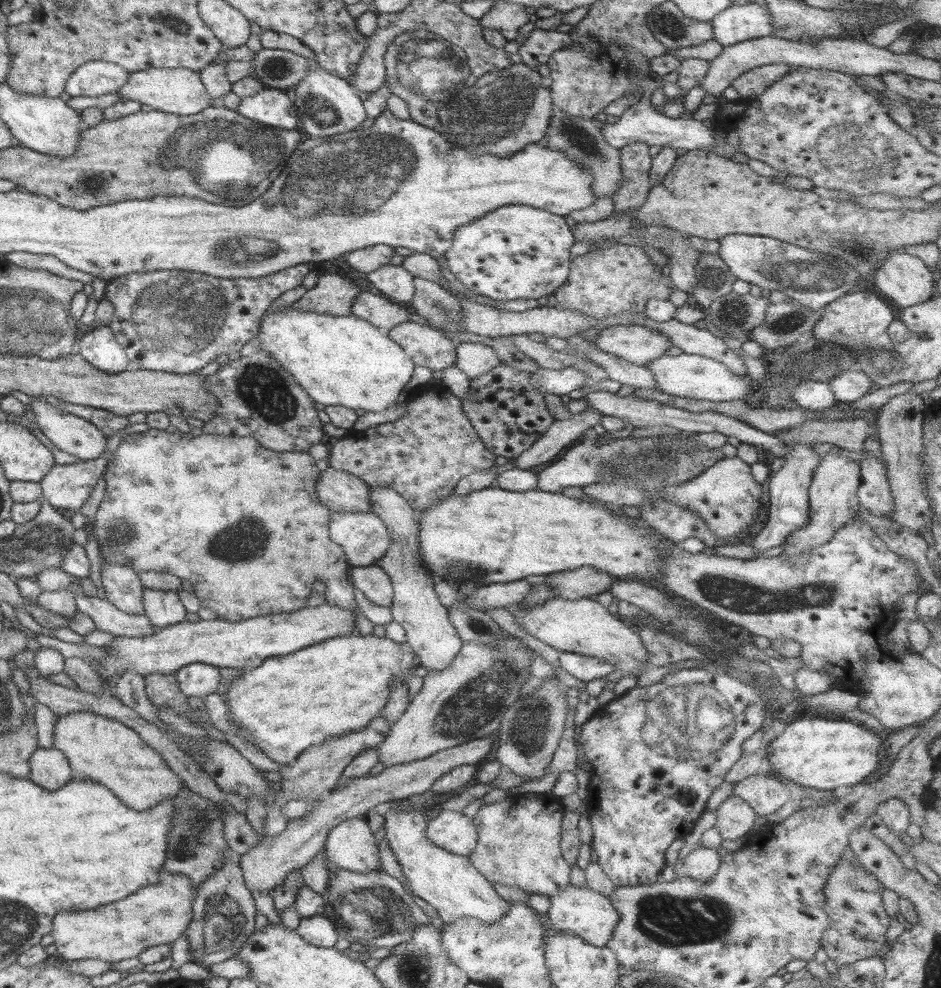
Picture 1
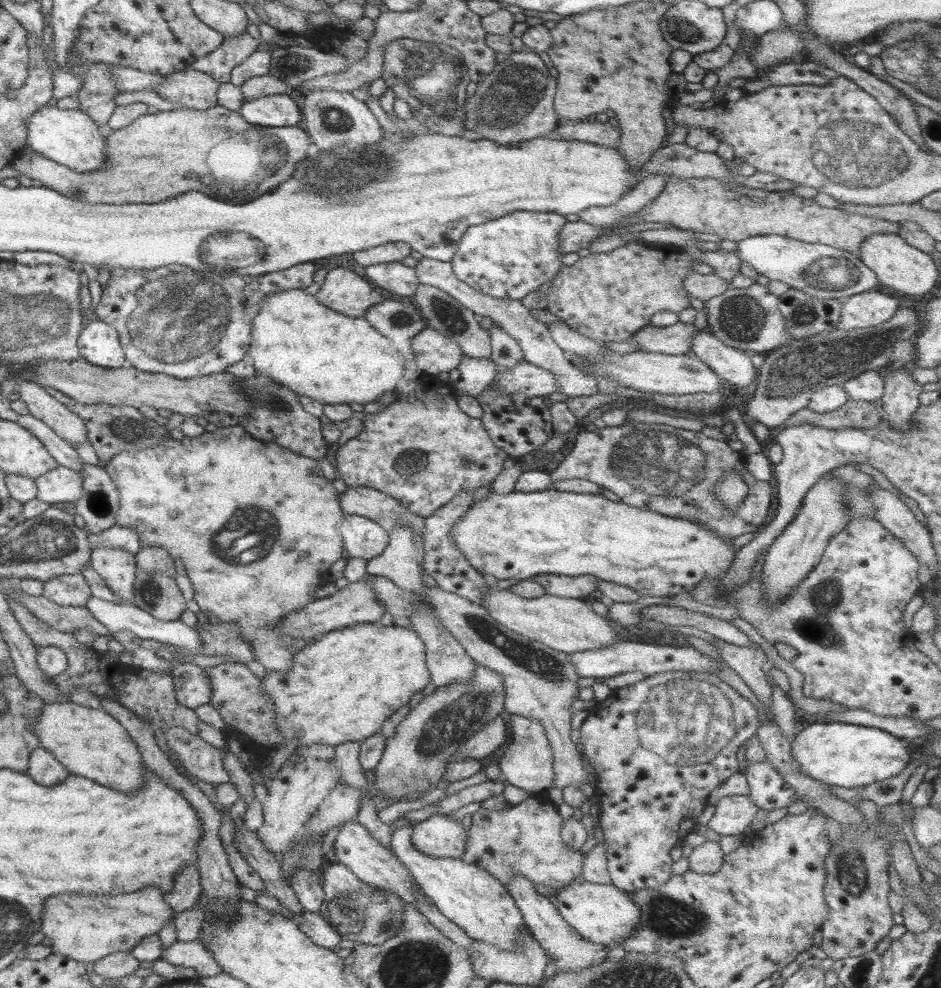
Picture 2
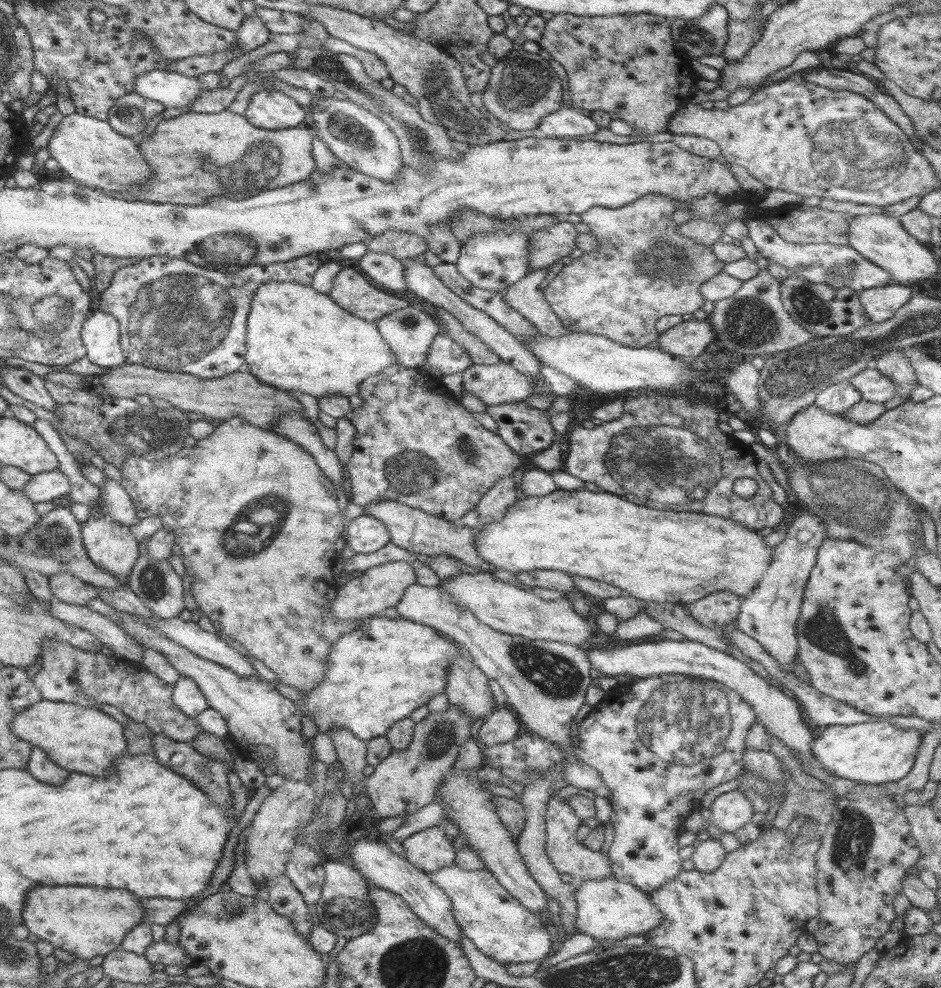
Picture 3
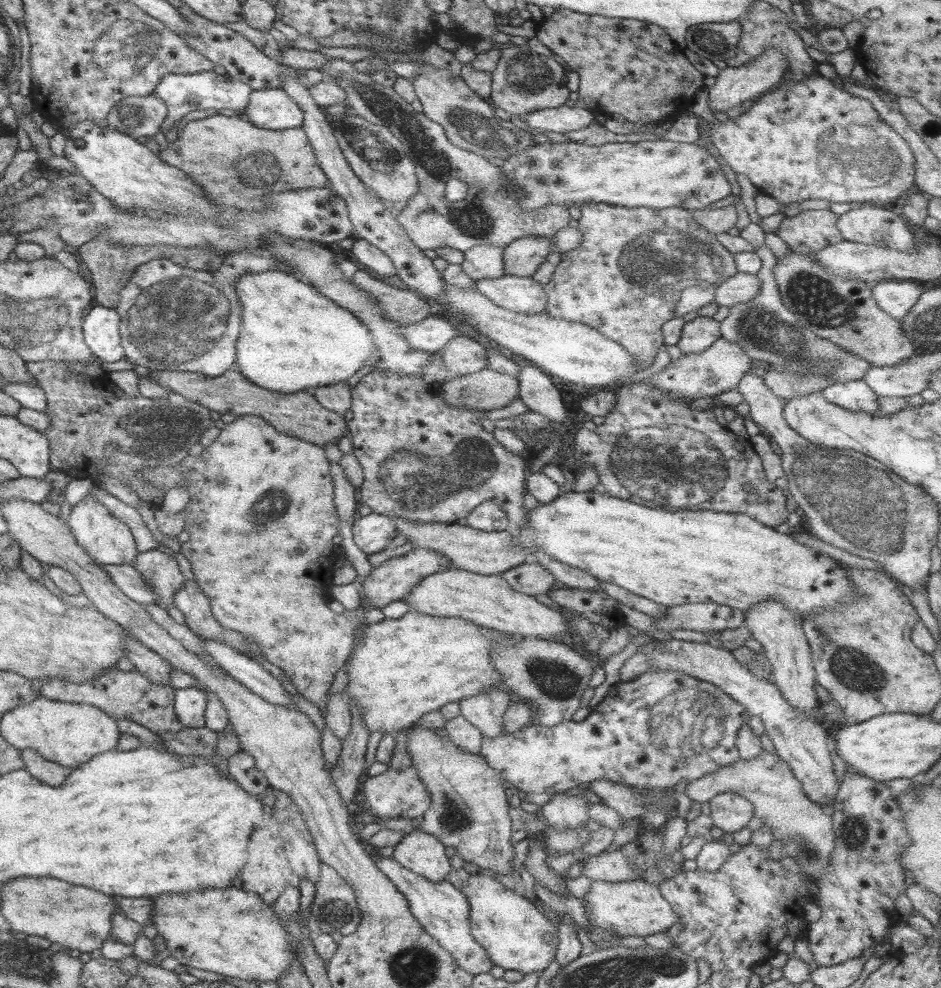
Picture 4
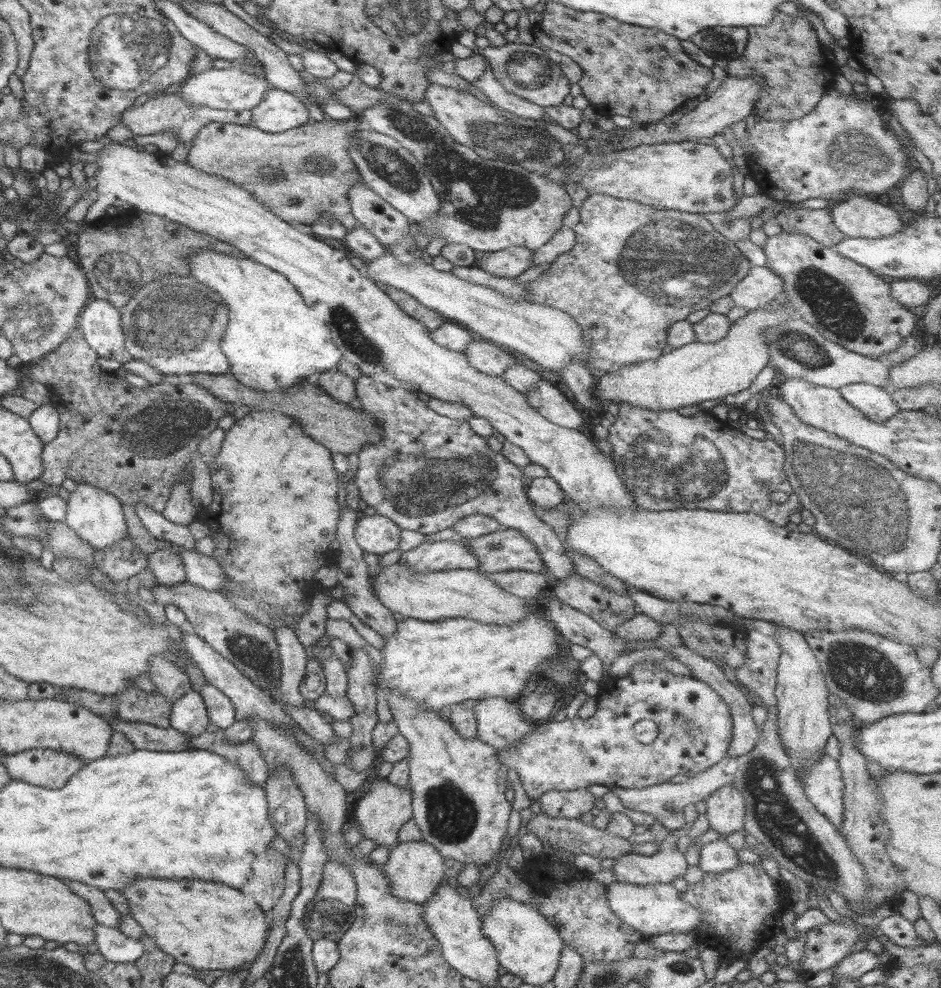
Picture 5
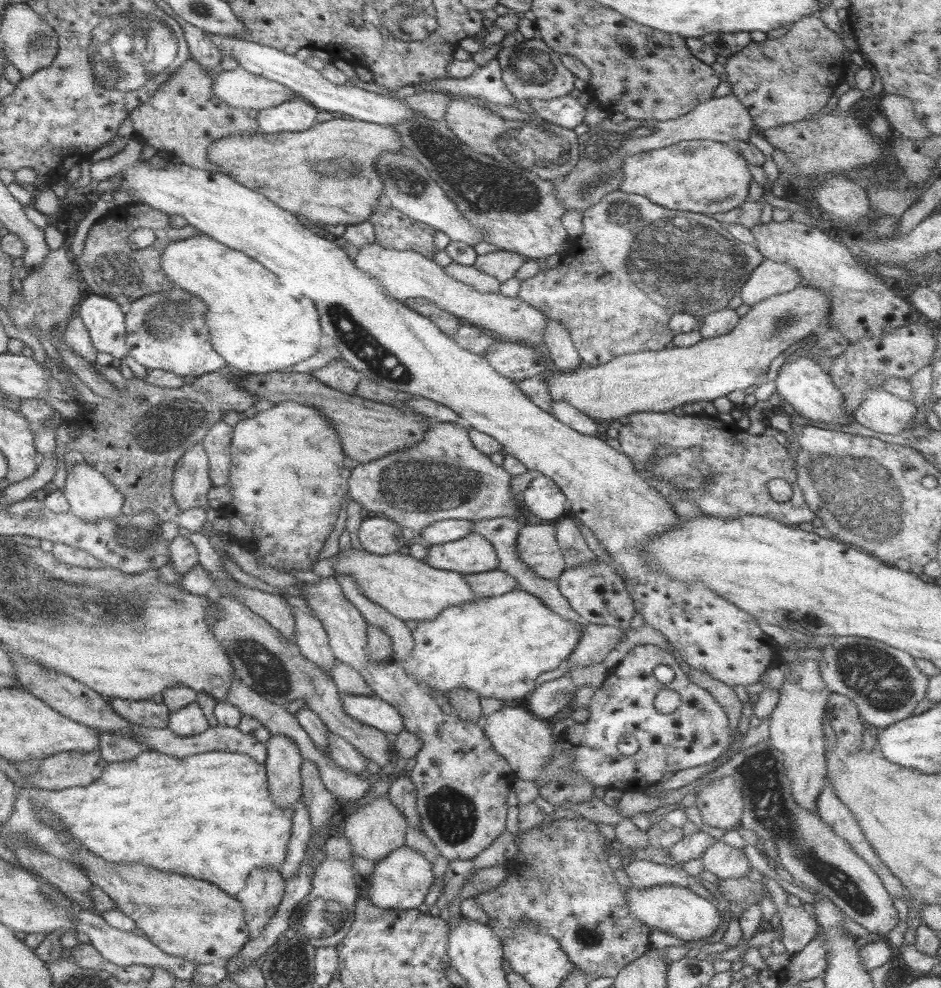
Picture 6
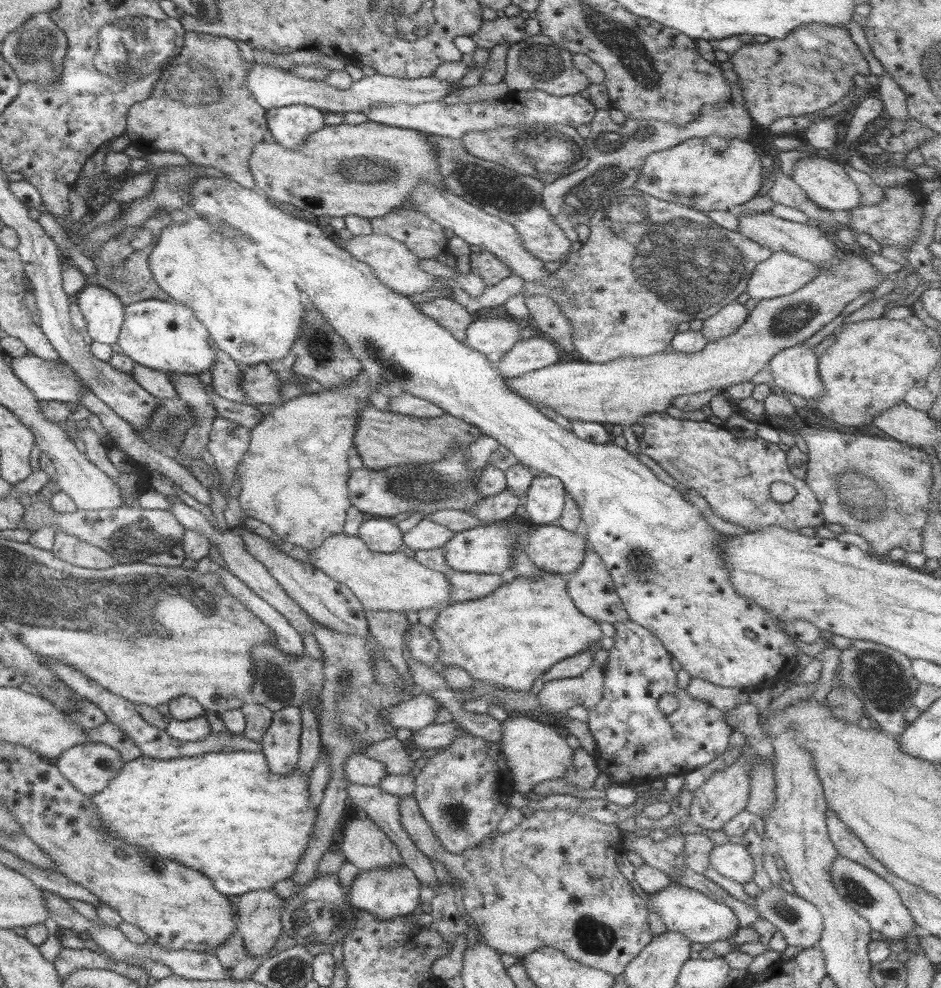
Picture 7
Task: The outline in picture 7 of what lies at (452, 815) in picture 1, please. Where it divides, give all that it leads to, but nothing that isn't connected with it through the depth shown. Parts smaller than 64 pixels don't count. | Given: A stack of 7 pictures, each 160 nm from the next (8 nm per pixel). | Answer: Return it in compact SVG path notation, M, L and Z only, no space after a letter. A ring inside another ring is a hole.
M405 864L392 868L377 868L359 872L351 883L347 898L357 911L365 910L378 920L388 920L395 916L410 915L416 910L418 904L421 904L421 885L414 871Z

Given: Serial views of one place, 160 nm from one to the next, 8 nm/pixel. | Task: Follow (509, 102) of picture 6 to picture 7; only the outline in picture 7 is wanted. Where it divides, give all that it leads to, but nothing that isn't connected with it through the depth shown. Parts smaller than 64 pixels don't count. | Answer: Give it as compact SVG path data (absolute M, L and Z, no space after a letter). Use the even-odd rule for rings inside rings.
M257 63L252 65L253 67L246 77L246 88L250 89L251 95L254 95L254 98L265 109L304 104L317 108L326 114L362 113L379 102L385 102L389 105L399 102L416 105L423 102L442 101L452 90L464 88L459 84L459 81L456 83L456 81L438 80L433 75L416 79L403 79L375 73L372 76L365 75L360 81L353 81L346 90L342 90L330 86L326 81L306 80L270 65L258 65Z

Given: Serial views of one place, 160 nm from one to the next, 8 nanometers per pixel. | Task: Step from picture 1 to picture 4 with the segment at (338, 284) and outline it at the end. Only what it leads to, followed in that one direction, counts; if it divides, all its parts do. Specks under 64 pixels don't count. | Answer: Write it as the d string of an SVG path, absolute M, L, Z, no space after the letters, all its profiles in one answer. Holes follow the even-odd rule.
M362 270L356 271L350 280L377 302L387 319L398 324L419 322L431 314L424 298L410 288L390 285Z

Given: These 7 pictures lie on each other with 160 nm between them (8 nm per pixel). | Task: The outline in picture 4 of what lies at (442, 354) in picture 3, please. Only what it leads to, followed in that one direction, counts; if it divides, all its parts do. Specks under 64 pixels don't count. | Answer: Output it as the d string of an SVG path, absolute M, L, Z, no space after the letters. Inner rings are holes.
M464 335L455 336L442 350L445 368L452 376L467 375L487 367L486 346Z

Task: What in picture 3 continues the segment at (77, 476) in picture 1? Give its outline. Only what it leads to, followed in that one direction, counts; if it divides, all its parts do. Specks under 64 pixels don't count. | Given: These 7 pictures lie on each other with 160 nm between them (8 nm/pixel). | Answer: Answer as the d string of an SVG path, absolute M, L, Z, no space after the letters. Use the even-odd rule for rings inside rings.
M59 469L39 475L32 475L23 494L32 503L51 502L54 499L69 495L71 491L70 479Z

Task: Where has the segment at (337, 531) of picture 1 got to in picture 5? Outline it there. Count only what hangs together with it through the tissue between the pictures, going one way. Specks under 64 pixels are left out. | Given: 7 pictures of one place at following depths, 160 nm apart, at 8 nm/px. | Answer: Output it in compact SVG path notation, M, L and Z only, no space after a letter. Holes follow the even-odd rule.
M363 514L357 520L355 540L363 552L386 554L399 548L400 538L401 529L386 516Z

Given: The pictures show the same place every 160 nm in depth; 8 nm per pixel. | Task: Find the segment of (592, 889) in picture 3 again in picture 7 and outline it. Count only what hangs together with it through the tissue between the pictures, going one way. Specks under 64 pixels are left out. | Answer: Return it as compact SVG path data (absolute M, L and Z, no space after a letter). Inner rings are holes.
M671 882L660 892L648 895L651 900L648 909L653 909L660 915L668 931L679 932L691 943L700 942L708 945L710 942L732 941L739 928L737 916L729 906L678 882Z

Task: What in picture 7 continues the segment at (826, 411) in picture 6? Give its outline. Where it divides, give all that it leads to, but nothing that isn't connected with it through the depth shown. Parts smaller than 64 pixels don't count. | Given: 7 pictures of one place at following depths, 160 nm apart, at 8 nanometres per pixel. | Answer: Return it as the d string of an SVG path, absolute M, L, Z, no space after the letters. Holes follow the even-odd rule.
M804 343L777 352L770 359L768 370L779 387L804 400L818 398L825 391L818 374L818 359Z

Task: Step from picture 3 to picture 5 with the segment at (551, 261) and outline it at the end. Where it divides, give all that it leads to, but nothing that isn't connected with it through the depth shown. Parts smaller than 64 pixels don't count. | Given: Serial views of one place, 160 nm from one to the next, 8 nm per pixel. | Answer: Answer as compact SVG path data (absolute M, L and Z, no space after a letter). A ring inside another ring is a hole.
M513 246L498 252L476 252L478 268L502 278L515 278L532 266L534 250Z

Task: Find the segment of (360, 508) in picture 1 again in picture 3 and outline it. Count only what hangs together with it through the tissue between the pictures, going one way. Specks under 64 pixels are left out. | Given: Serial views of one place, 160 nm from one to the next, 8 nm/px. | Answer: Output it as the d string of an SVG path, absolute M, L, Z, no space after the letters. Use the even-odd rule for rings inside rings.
M394 500L372 503L368 505L368 507L364 507L364 511L366 515L380 520L388 530L391 542L404 550L429 556L447 554L457 558L459 562L467 564L468 566L481 568L481 570L486 573L490 573L495 569L493 564L490 564L480 556L477 546L474 543L474 535L478 533L478 528L458 528L450 524L450 521L437 518L437 516L408 507Z

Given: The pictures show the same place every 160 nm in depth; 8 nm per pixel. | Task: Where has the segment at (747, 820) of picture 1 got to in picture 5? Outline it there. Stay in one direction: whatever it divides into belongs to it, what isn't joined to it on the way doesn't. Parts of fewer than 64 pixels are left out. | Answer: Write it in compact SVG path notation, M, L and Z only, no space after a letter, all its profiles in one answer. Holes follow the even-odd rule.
M732 785L721 786L706 800L706 813L709 828L724 835L743 832L745 825L745 798Z

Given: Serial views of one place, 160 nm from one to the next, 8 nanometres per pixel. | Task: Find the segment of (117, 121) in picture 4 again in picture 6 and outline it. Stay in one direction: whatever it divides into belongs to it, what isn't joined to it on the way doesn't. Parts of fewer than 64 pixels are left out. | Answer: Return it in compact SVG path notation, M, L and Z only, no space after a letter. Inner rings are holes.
M190 57L186 64L170 72L169 79L157 88L154 96L130 112L135 137L157 151L174 152L188 166L224 173L222 167L210 162L210 145L225 136L258 132L258 111L253 108L234 108L220 100L215 97L213 84L214 76Z

